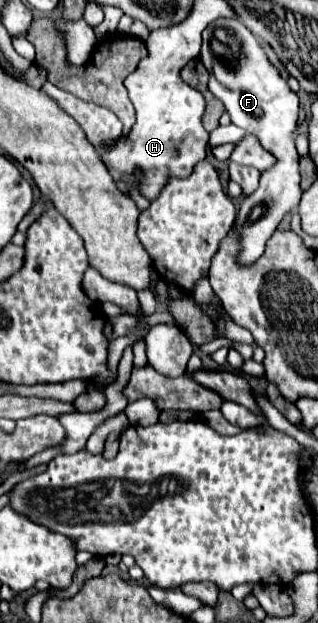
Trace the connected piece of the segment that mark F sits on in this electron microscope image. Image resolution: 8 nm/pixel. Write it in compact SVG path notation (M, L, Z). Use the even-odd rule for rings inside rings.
M217 19L205 29L199 61L209 71L209 91L225 105L225 111L231 115L231 123L255 135L263 145L263 149L277 159L273 167L261 173L259 189L243 199L237 219L233 223L233 227L239 229L243 237L243 251L239 255L239 263L249 265L263 255L263 247L269 235L273 235L281 219L287 213L291 213L291 209L297 209L301 201L299 155L295 149L295 135L293 135L297 123L299 99L289 89L279 69L269 61L265 49L255 39L255 35L239 19ZM215 29L229 29L237 37L237 43L241 45L241 57L237 61L237 67L229 67L213 53L211 41L215 37Z

